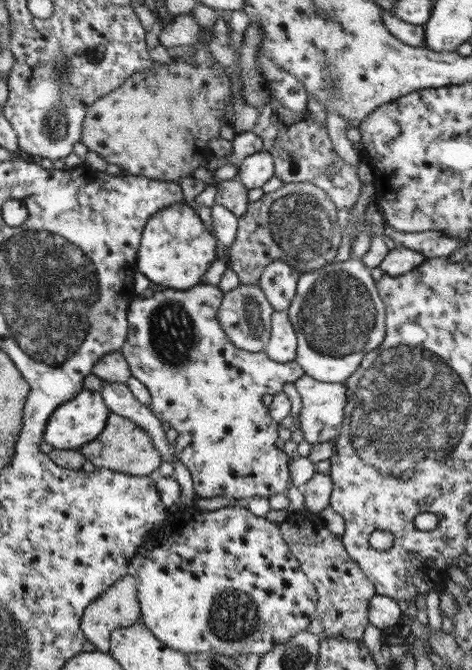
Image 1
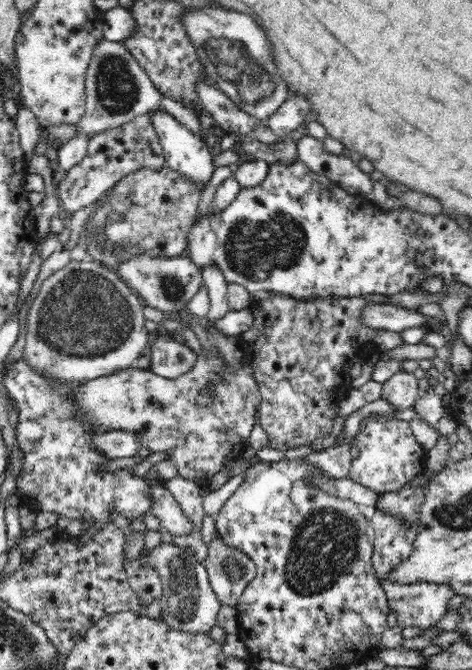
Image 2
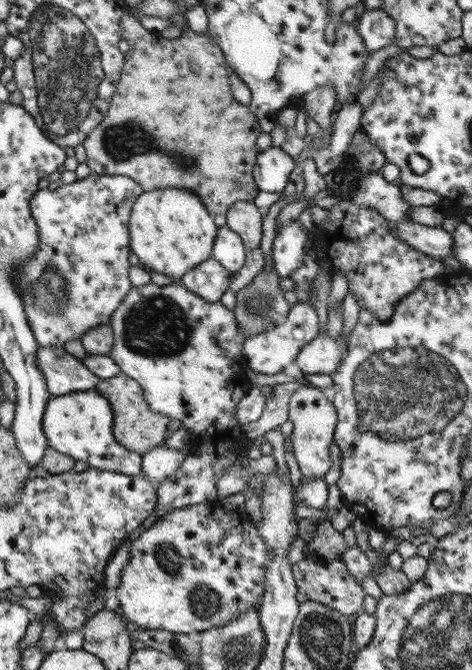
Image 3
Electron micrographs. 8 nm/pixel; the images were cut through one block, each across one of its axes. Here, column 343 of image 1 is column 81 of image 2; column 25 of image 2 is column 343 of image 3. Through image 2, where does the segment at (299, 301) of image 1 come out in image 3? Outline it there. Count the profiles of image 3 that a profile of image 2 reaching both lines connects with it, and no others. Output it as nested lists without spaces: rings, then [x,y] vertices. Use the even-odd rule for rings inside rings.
[[[328,330],[325,331],[325,334],[318,334],[317,338],[314,338],[307,346],[304,346],[301,352],[298,354],[298,357],[296,357],[295,363],[300,367],[300,370],[303,374],[310,374],[312,375],[328,375],[331,376],[336,371],[336,368],[338,368],[339,364],[342,363],[342,359],[346,357],[347,355],[347,347],[342,346],[338,340],[340,339],[340,336],[337,340],[333,340],[328,336]]]

